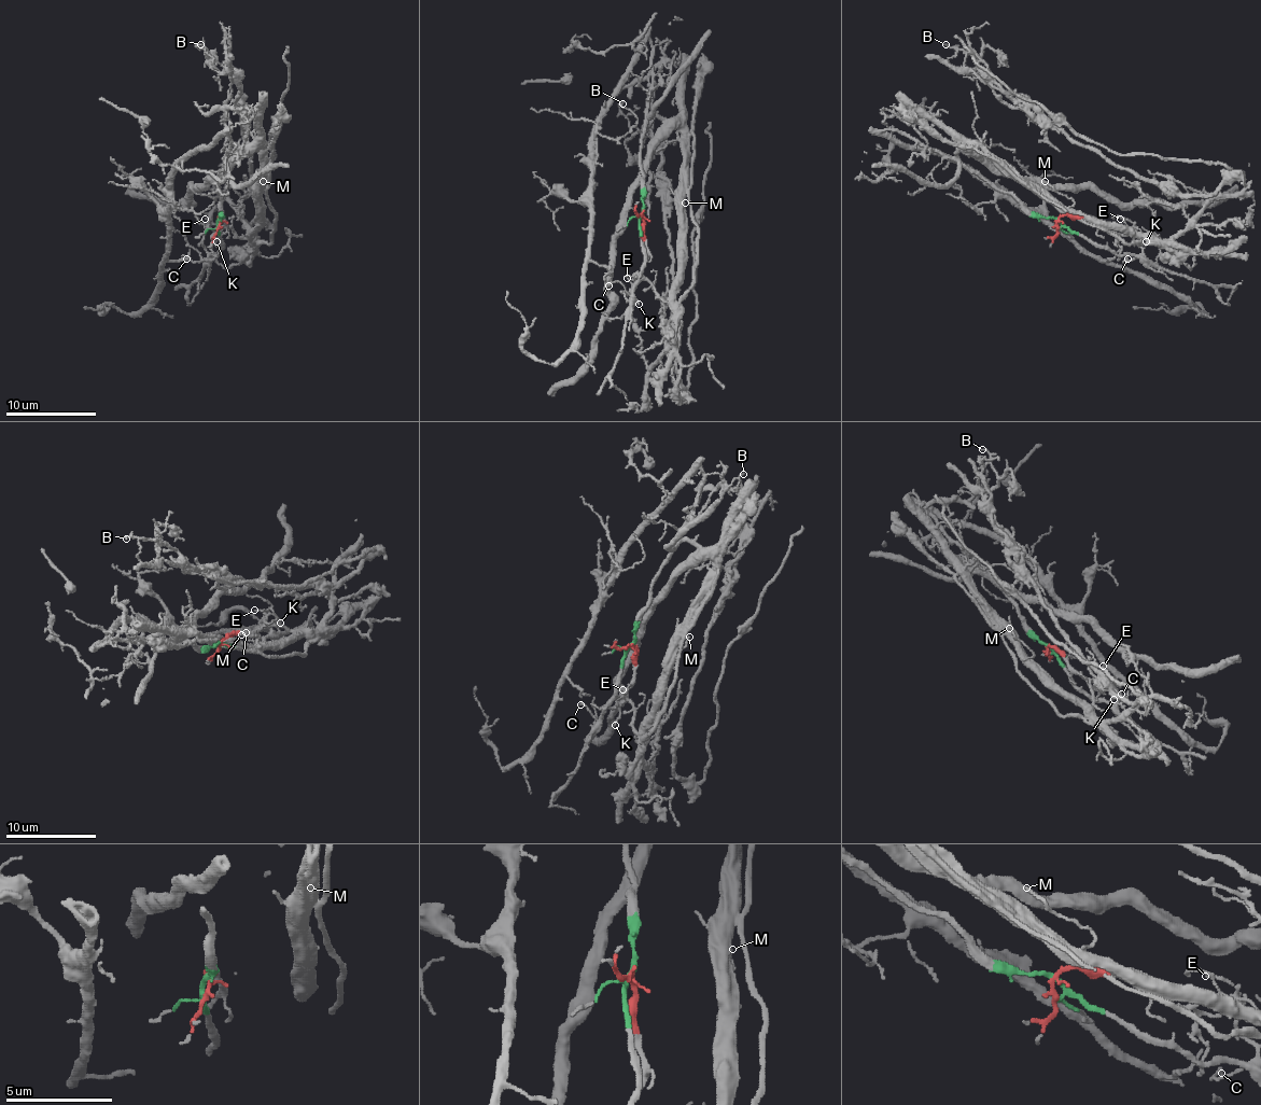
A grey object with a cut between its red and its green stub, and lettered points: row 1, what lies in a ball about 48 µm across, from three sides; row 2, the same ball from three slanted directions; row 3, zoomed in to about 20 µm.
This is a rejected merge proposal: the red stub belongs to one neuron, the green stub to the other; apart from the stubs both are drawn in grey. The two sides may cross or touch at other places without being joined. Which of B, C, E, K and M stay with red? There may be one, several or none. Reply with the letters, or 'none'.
B, E, K, M

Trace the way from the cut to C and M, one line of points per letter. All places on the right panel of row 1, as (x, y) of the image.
C: (1056, 219), (1100, 246), (1108, 246), (1118, 255), (1136, 257), (1124, 262), (1126, 260)
M: (1056, 219), (1077, 214), (1108, 231), (1131, 228), (1143, 237), (1079, 217), (1070, 208), (1073, 201), (1046, 181)

